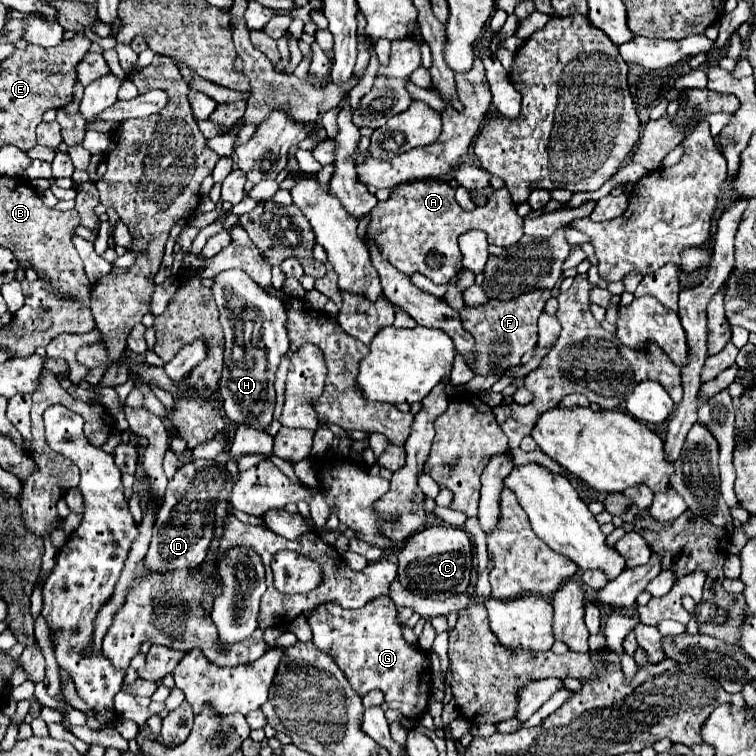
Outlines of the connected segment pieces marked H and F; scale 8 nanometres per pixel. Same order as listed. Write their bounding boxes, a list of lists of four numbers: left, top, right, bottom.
[[212,269,288,431],[460,289,552,375]]

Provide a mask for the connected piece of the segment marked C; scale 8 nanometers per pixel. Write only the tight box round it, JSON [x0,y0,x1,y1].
[398,525,472,599]

